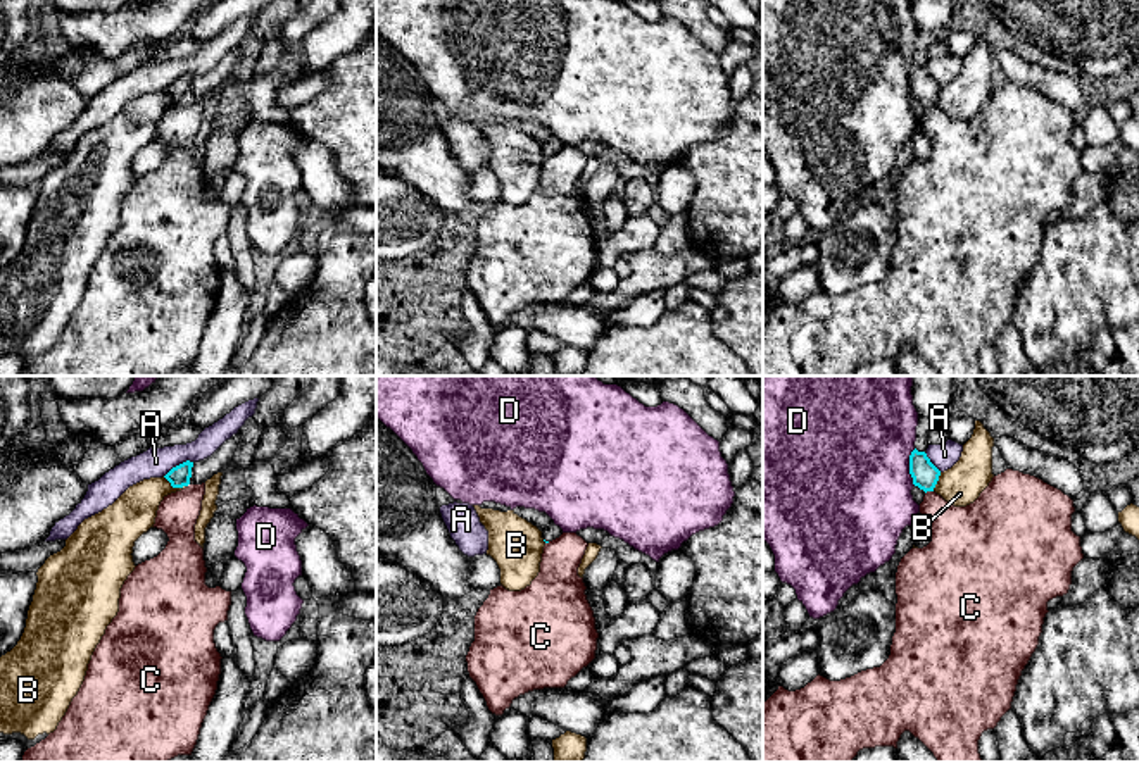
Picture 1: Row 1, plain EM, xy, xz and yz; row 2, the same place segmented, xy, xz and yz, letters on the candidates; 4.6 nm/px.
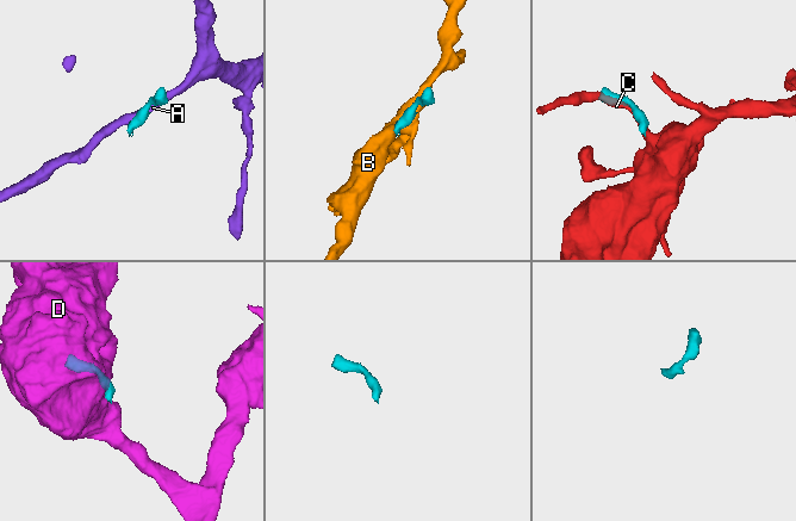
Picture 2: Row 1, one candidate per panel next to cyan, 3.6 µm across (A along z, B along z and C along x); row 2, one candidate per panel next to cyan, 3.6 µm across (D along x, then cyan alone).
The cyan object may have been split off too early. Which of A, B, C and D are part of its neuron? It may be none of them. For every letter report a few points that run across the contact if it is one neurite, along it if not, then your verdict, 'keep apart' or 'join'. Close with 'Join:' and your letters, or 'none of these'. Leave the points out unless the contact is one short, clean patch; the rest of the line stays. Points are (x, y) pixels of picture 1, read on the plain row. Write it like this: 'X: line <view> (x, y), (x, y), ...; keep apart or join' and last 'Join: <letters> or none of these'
A: line xy (192, 74), (176, 78), (164, 90); keep apart
B: line xy (163, 90), (173, 100), (185, 100); keep apart
C: keep apart
D: keep apart
Join: none of these

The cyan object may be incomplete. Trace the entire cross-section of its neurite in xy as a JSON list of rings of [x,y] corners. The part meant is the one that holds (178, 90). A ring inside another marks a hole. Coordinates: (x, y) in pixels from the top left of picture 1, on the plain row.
[[[186,74],[173,81],[164,91],[171,97],[173,102],[183,102],[190,98],[193,76]]]

